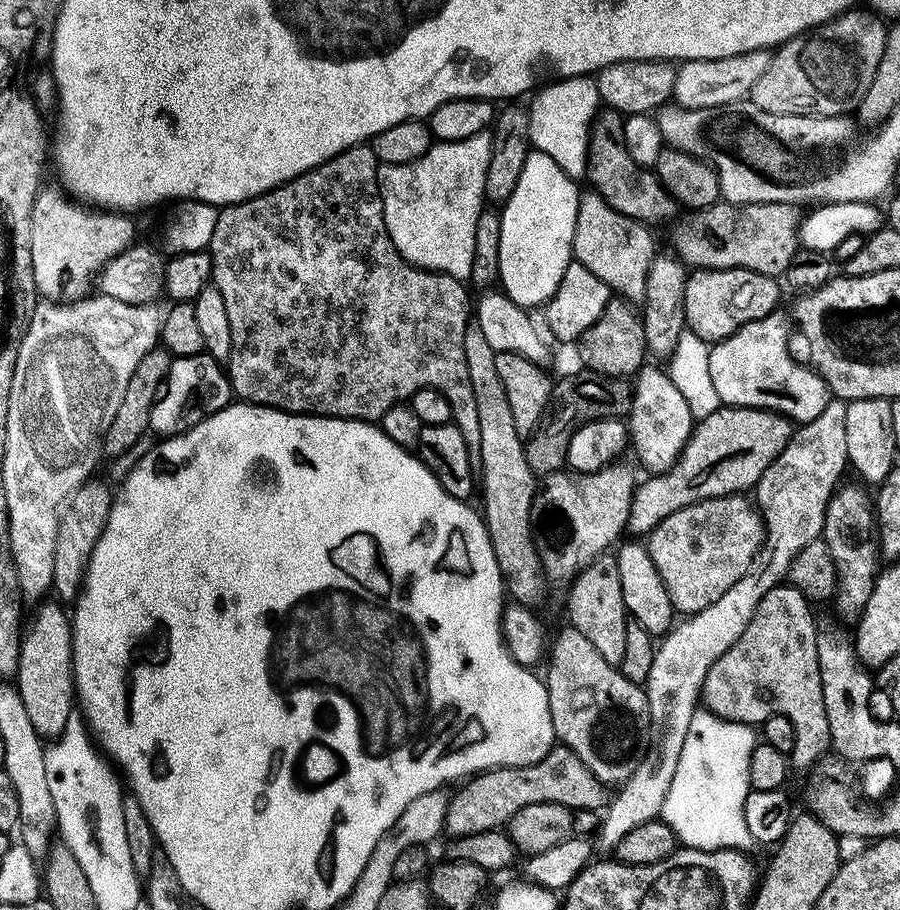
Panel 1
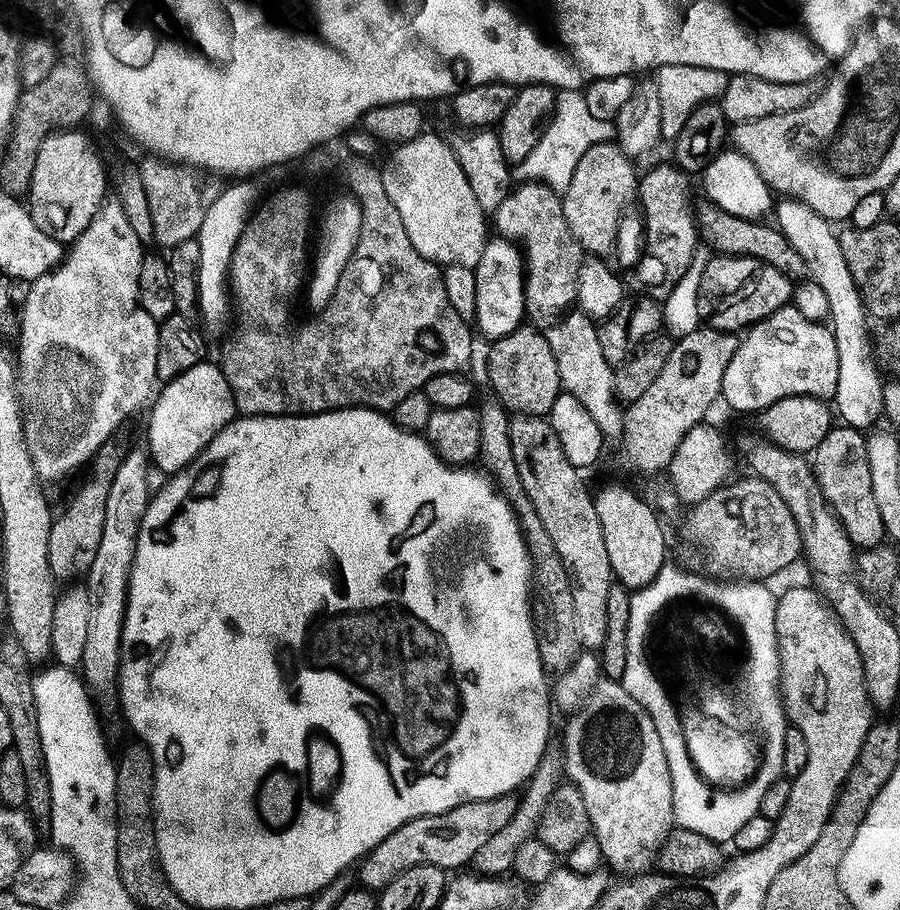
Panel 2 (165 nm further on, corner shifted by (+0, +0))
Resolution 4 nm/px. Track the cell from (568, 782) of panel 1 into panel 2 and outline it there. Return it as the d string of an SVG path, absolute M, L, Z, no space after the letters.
M512 794L485 800L467 800L442 814L426 814L398 826L398 830L378 842L378 846L363 859L359 883L369 890L383 890L387 884L394 882L394 878L398 878L398 874L410 870L410 866L425 864L453 870L463 864L471 865L478 850L506 822L510 822L517 801L517 797Z

